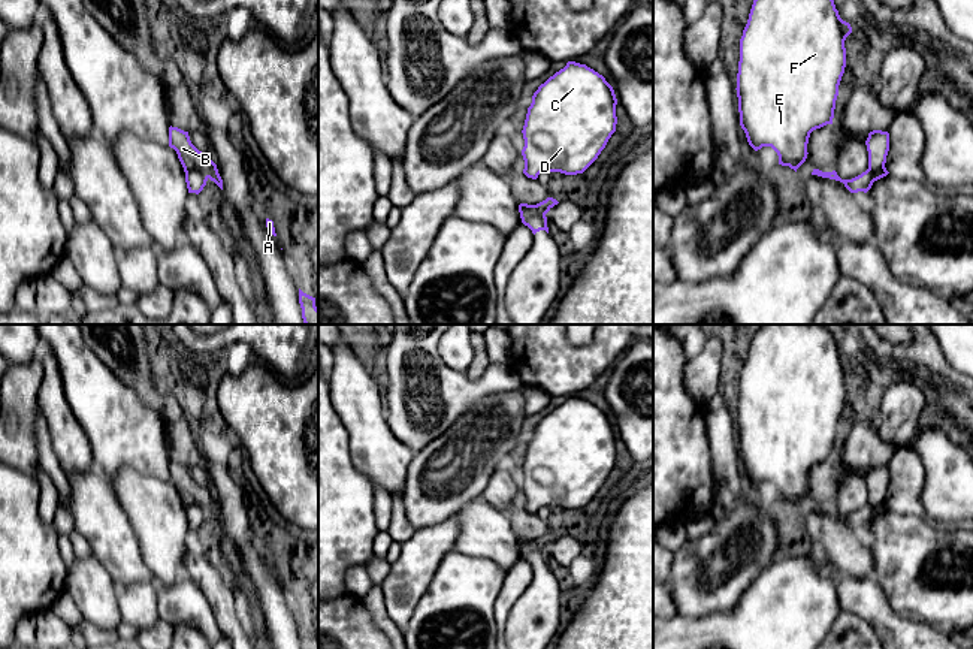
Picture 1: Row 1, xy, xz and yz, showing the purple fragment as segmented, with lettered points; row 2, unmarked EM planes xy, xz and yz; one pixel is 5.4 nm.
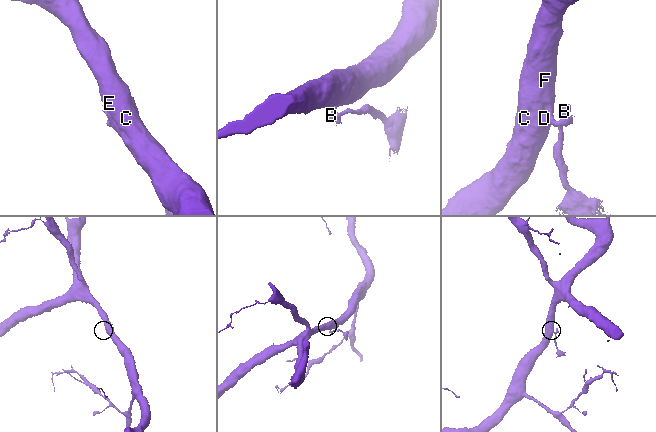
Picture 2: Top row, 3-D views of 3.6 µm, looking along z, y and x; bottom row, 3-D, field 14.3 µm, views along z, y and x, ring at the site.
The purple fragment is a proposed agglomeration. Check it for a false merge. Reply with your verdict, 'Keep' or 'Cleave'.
Cleave

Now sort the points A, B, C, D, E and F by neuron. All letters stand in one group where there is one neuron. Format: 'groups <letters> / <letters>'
groups A B / C D E F

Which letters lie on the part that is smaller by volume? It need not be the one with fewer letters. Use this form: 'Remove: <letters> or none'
Remove: A, B

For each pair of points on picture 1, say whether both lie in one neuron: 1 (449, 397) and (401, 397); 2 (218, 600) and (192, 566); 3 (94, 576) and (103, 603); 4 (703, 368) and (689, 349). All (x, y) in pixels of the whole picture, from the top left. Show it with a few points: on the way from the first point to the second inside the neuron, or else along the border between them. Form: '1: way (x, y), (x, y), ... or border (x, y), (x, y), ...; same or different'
1: way (437, 397), (413, 397); same
2: way (217, 591), (201, 574); same
3: way (94, 582), (94, 594), (97, 597); same
4: border (707, 340), (688, 361); different

